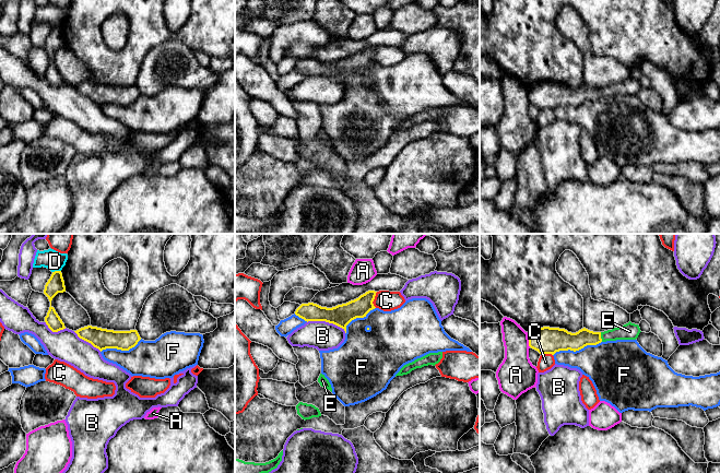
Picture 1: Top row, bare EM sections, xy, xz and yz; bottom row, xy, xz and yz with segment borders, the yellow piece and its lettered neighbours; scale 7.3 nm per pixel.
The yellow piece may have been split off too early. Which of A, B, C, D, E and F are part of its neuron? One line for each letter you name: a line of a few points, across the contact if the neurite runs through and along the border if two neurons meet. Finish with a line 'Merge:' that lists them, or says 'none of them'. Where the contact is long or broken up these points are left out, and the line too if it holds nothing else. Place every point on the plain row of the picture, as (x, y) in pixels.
E: line yz (566, 95), (600, 92), (629, 86)
Merge: E

